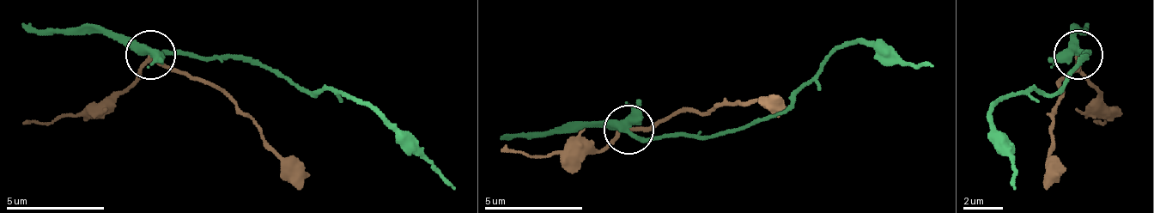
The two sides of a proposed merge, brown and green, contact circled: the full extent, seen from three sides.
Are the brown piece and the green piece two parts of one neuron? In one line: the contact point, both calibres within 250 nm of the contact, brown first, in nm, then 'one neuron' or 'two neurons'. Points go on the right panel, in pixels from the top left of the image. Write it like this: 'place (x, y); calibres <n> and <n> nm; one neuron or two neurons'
place (1078, 54); calibres 190 and 380 nm; two neurons

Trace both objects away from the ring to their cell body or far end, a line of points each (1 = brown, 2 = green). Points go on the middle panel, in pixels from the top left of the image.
1: (629, 128), (694, 113), (782, 99)
2: (625, 128), (640, 138), (733, 133), (787, 104), (822, 64), (851, 45), (890, 45), (910, 64), (934, 64)

